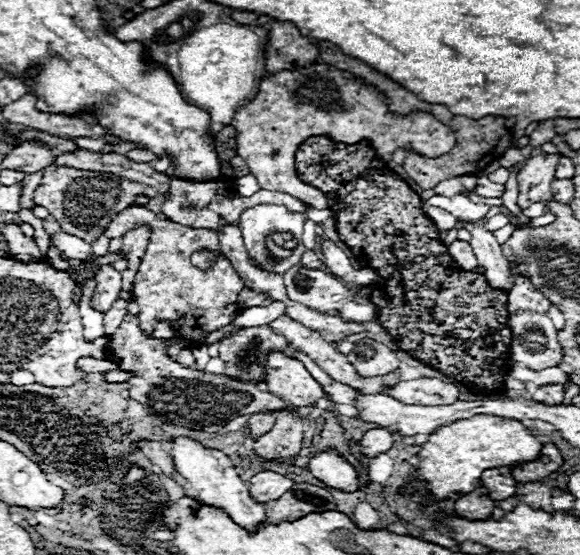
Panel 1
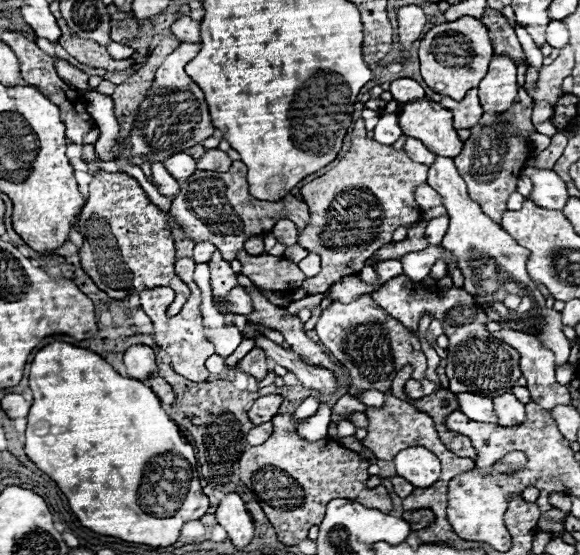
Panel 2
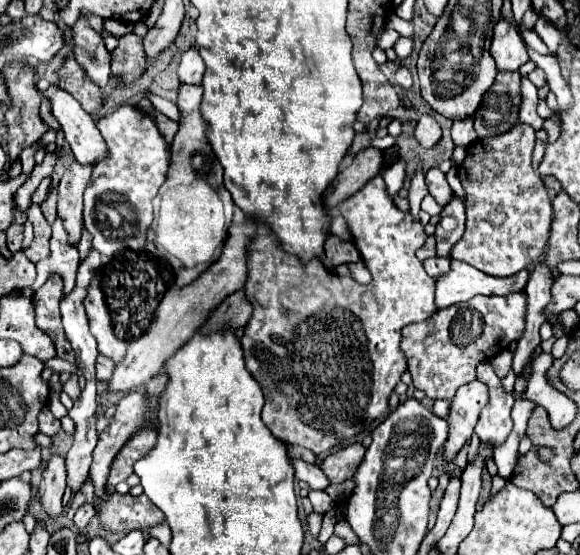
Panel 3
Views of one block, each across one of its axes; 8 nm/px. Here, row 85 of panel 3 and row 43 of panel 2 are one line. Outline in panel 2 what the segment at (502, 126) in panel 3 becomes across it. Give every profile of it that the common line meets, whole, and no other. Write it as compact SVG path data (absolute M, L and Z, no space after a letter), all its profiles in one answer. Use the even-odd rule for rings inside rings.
M486 8L486 12L482 14L480 20L490 30L490 38L492 38L492 44L494 44L494 54L510 56L516 62L518 60L524 60L526 62L524 52L522 52L522 46L520 46L520 42L516 38L516 32L508 24L508 20L502 16L502 12L492 10L492 8Z

